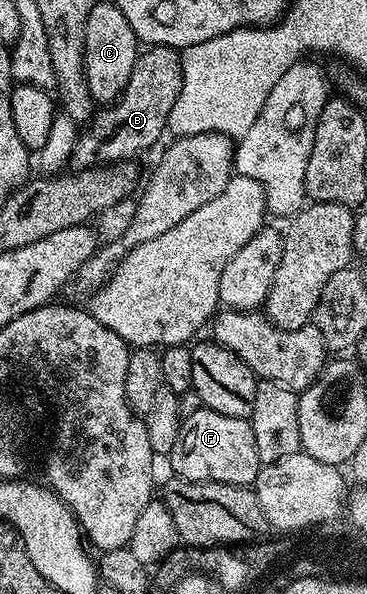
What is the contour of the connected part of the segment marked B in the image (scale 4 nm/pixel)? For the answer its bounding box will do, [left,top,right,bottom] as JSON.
[74,45,183,170]

